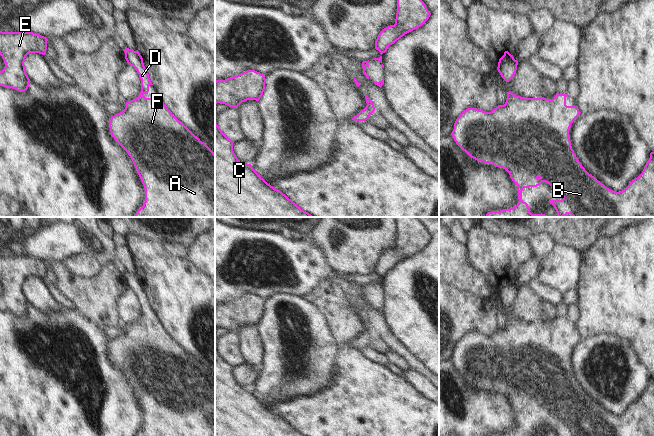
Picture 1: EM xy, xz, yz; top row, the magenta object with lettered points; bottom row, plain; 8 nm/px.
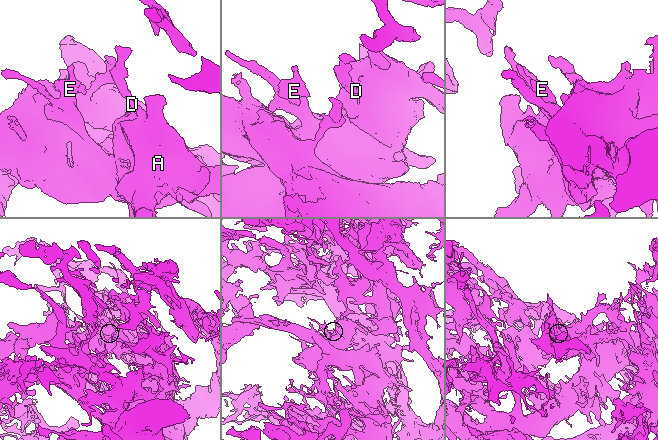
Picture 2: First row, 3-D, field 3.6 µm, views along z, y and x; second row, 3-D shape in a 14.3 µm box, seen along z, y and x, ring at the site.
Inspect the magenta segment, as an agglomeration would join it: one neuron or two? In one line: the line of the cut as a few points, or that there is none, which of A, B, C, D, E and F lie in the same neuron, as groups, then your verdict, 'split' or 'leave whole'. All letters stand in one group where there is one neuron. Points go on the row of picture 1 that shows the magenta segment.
no cut; A B C D E F; leave whole

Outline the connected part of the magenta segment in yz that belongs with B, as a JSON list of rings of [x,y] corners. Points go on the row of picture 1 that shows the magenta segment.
[[[509,91],[505,104],[498,105],[491,112],[468,108],[456,119],[451,133],[456,144],[471,158],[505,169],[517,185],[518,203],[510,209],[488,212],[485,217],[546,217],[545,214],[532,214],[528,204],[522,200],[524,188],[537,187],[542,182],[548,183],[563,196],[562,200],[548,201],[554,206],[558,217],[567,214],[573,217],[654,217],[654,152],[650,153],[642,173],[624,190],[616,192],[607,188],[585,170],[572,149],[569,130],[581,112],[576,106],[566,105],[567,96],[557,92],[552,100],[542,96],[524,98]]]

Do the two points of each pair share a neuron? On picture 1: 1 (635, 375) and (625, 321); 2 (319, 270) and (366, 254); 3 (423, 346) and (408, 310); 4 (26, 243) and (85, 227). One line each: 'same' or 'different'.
1: different
2: different
3: same
4: same

